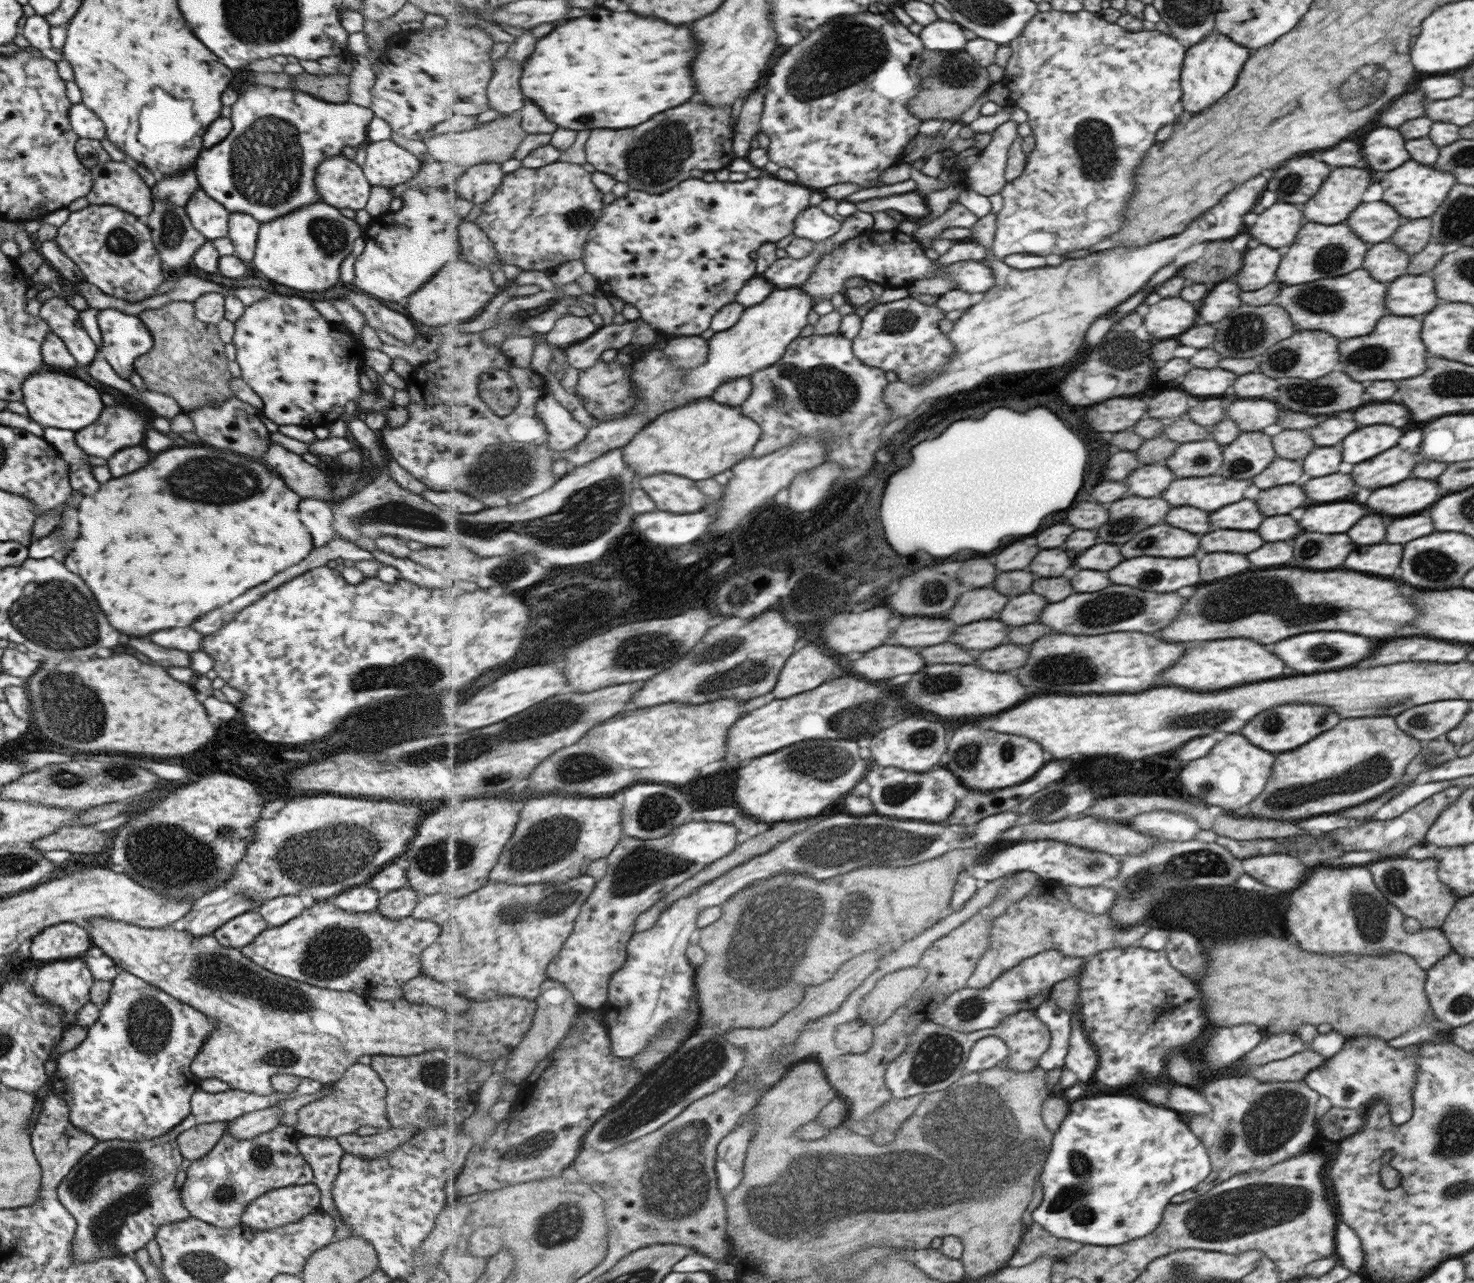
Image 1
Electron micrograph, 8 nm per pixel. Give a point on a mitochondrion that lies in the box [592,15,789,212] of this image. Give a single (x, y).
(644, 162)

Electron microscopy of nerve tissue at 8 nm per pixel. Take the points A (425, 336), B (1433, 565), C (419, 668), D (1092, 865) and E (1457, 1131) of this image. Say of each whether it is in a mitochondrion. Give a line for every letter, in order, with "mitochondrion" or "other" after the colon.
A: other
B: mitochondrion
C: mitochondrion
D: mitochondrion
E: mitochondrion

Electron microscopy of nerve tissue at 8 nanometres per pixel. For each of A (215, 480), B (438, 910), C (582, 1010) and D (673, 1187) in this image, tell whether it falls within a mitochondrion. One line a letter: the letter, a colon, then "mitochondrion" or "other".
A: mitochondrion
B: other
C: other
D: mitochondrion

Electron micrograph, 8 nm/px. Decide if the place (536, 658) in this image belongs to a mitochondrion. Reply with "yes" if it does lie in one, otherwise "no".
no

